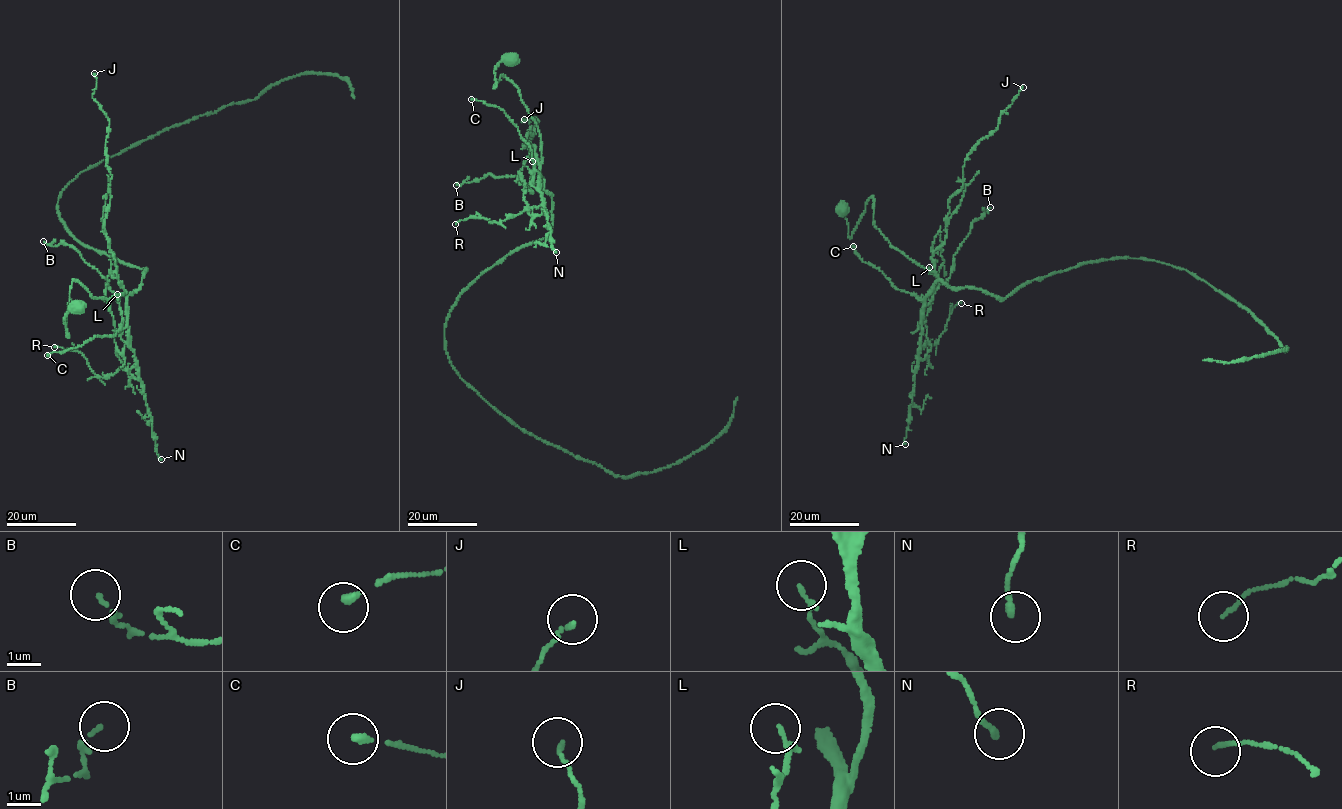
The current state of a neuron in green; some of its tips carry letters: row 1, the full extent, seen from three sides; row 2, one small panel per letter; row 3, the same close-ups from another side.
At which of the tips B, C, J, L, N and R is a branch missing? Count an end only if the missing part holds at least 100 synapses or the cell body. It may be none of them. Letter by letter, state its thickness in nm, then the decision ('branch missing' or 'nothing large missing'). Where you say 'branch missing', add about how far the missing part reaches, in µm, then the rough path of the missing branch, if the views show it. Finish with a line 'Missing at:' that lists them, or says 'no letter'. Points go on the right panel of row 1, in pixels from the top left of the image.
B: 120 nm thick; nothing large missing
C: 190 nm thick; nothing large missing
J: 120 nm thick; nothing large missing
L: 160 nm thick; nothing large missing
N: 170 nm thick; nothing large missing
R: 100 nm thick; nothing large missing
Missing at: no letter

